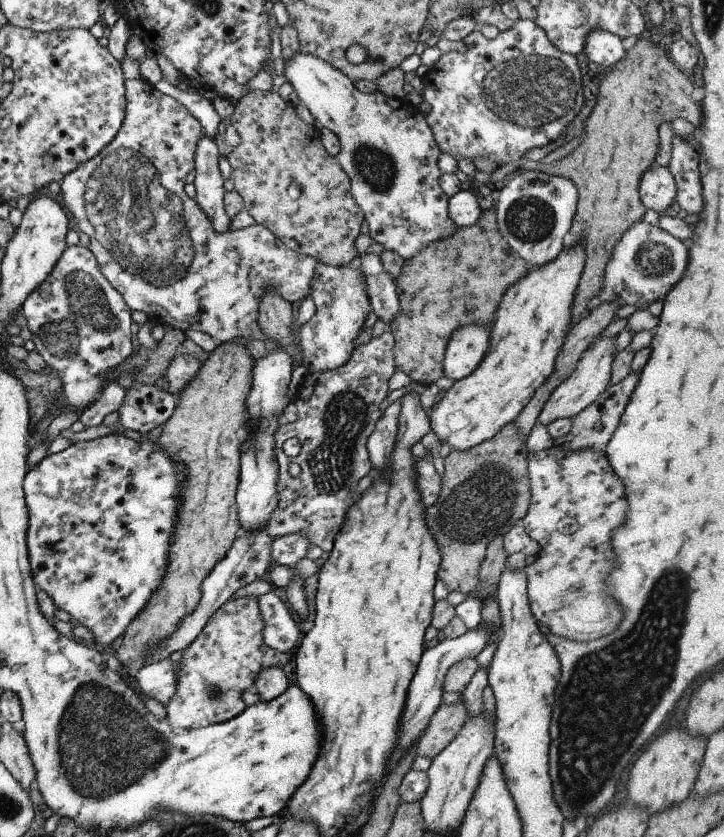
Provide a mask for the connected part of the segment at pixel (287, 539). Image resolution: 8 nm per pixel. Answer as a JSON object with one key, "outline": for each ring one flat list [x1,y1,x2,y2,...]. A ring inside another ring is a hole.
{"outline":[[297,532,273,538,270,545,271,564,286,565,293,572,295,565,307,555,309,548,312,546,308,539]]}

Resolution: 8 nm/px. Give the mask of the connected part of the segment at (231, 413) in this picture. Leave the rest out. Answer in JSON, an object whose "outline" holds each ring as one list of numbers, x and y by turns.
{"outline":[[235,338,219,343,211,351,211,355,203,362,197,376,181,393,177,394,175,412,165,422,161,435,155,442,173,461,177,461,180,467,184,468,186,482,180,495,182,510,177,514,178,520,170,538,165,576,162,577,157,591,153,592,149,598,149,603,125,628,121,644,115,648,114,656,131,677,145,665,144,655,147,655,150,649,155,649,162,641,167,641,176,632,181,620,184,620,185,616,197,607,201,597,201,584,217,562,225,557,240,530,236,514,235,492,240,472,242,438,240,432,247,416,244,401,250,390,250,375,254,362,241,341,245,339]]}

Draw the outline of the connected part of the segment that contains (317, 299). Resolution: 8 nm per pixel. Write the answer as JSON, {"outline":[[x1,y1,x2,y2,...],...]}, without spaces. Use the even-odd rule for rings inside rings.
{"outline":[[317,262,314,274,309,284,308,295,315,304,315,314,300,326,298,333,300,352,302,353,302,366,312,372,328,372,344,366,349,360,355,348,355,339,360,334,367,313,370,311,370,303,366,292,363,291,364,277,360,268,351,269,345,267,331,267]]}

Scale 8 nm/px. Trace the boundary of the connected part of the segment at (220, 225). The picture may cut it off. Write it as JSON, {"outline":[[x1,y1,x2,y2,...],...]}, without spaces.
{"outline":[[200,137,194,151,195,187,194,202,200,212,208,219,209,230,214,234,226,232,230,224,222,206,224,190,220,173,218,172,218,158,223,149,220,142,211,137]]}

